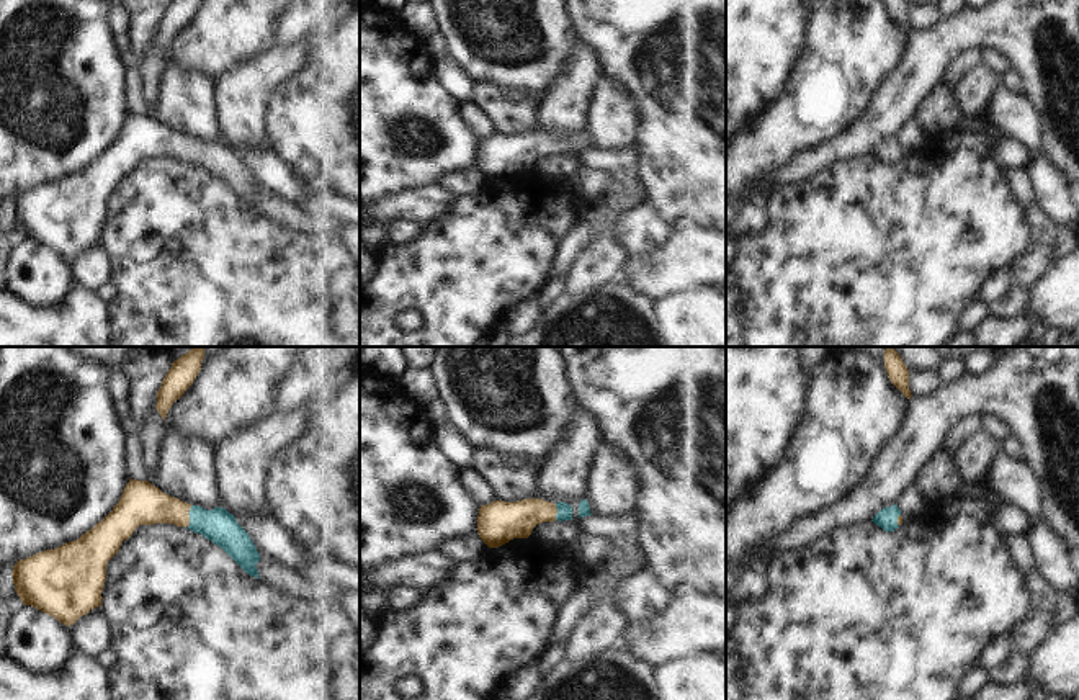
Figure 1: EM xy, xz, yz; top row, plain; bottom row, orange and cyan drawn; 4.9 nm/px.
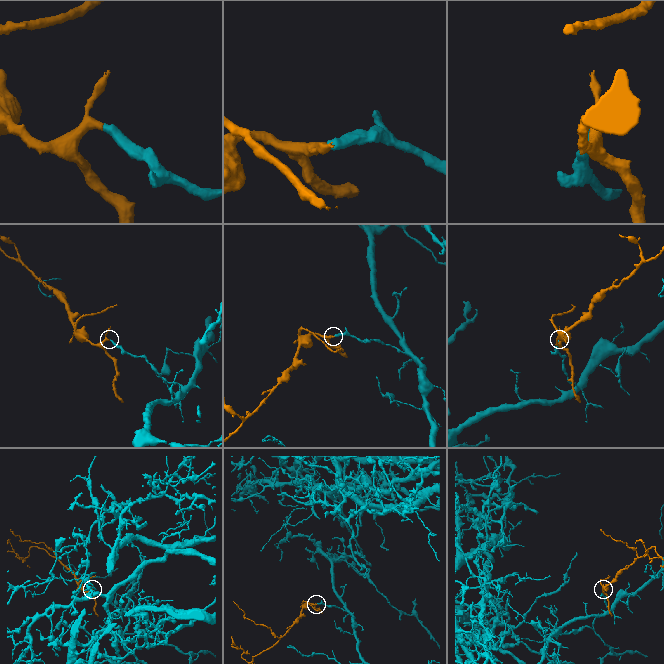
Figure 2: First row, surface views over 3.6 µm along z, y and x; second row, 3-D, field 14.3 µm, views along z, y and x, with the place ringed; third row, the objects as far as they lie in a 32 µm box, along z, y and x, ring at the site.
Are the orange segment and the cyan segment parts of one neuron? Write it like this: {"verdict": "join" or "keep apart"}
{"verdict": "join"}

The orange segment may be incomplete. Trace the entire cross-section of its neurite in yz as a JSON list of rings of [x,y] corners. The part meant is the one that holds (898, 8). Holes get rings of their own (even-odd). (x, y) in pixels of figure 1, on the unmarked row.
[[[884,0],[889,15],[907,31],[911,33],[909,23],[909,3],[907,0]]]

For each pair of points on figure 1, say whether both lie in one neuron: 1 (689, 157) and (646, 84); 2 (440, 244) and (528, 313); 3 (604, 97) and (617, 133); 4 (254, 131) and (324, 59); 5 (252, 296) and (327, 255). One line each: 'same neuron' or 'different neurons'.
1: same neuron
2: different neurons
3: same neuron
4: different neurons
5: same neuron

